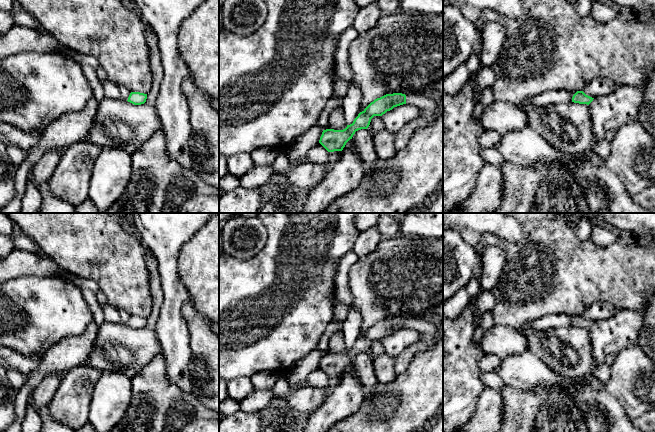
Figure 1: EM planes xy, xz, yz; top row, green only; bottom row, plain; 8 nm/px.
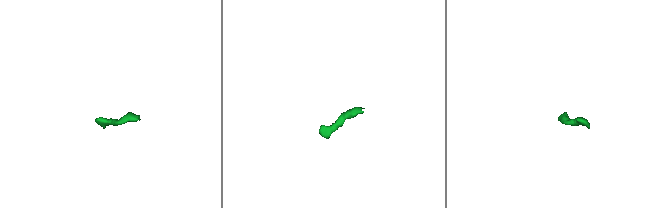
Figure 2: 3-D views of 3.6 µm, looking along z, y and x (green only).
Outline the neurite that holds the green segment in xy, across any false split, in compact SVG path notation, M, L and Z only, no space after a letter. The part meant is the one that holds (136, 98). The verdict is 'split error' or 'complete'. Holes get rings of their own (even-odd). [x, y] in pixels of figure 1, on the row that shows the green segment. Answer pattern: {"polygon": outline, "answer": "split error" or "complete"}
{"polygon": "M131 92L127 101L134 105L141 105L146 102L146 99L147 99L147 94L140 92Z", "answer": "complete"}

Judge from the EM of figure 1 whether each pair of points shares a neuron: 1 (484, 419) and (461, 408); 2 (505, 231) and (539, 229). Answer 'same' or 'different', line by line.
1: different
2: different

